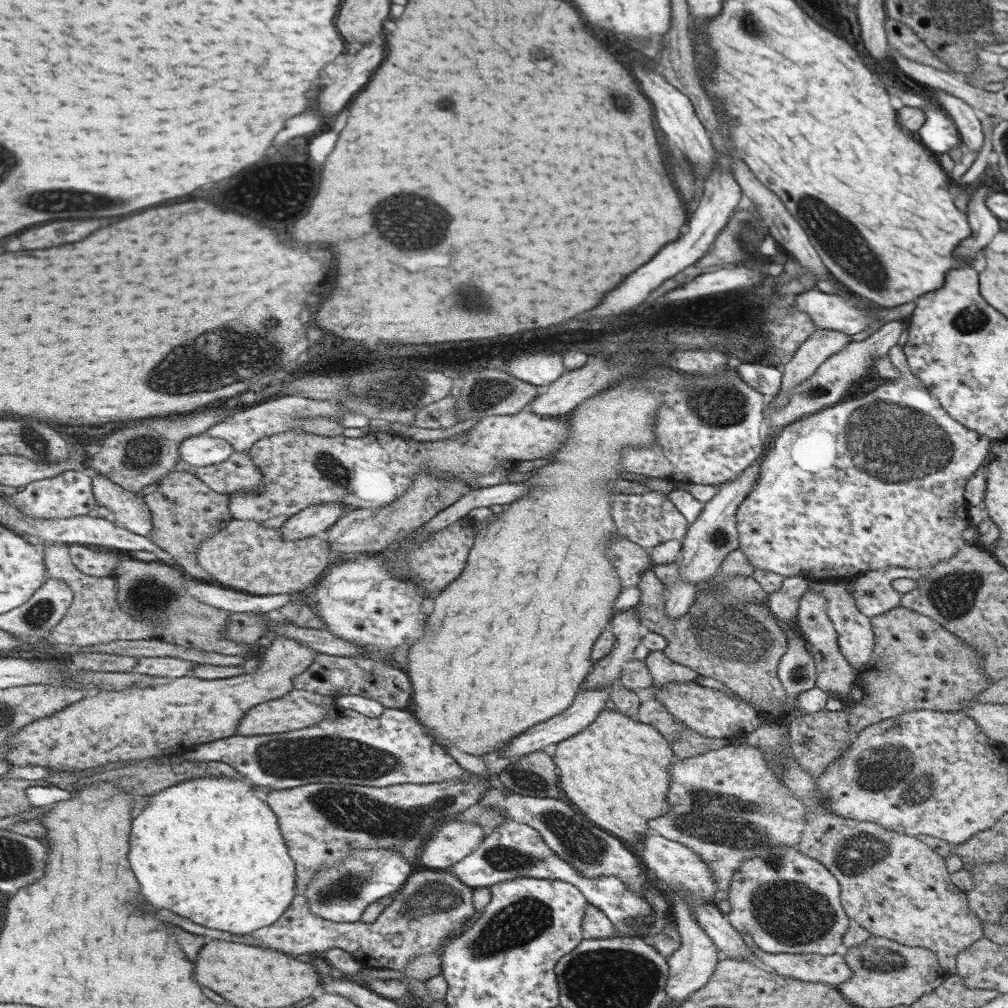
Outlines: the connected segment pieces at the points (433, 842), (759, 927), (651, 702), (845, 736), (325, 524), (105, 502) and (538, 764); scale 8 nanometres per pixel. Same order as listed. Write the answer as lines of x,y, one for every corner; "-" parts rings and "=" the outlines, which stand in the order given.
454,817
443,821
441,828
425,841
421,864
432,870
446,870
478,848
484,830
475,823
=
772,846
764,848
759,856
745,860
734,873
727,890
726,900
731,908
726,919
740,935
747,934
756,948
763,952
830,955
841,950
842,937
851,921
842,909
839,891
836,878
797,846
=
651,696
639,702
639,709
637,709
635,720
657,728
661,734
670,739
674,738
677,733
681,733
681,731
690,730
682,723
675,722
675,720
671,718
671,715
666,712
665,707
657,703
=
822,709
809,715
799,715
787,724
787,728
791,756
797,762
797,766
808,772
812,778
823,773
833,762
841,762
841,758
849,754
849,748
858,737
858,734
849,728
844,710
828,712
=
340,502
316,504
290,517
279,529
285,540
303,540
326,532
348,511
=
86,466
85,472
93,479
100,512
108,514
120,526
135,534
149,538
154,529
154,518
148,502
141,495
123,489
90,466
=
549,750
534,751
511,761
498,772
505,789
521,796
557,798
557,770

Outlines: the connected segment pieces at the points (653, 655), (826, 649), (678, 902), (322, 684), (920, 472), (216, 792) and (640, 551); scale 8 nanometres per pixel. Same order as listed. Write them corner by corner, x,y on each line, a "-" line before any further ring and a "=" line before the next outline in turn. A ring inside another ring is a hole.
662,650
648,651
643,661
652,676
652,688
665,686
667,683
694,681
697,678
697,674
692,674
689,667
669,660
=
807,591
802,594
798,602
796,621
793,623
796,629
806,642
807,649
814,658
816,666
815,686
819,691
825,693
837,692
837,694
847,694
851,691
854,679
857,677
858,670
853,668
846,658
841,654
838,646
838,634
830,621
829,614
826,613
828,600
817,591
=
648,831
645,836
641,836
635,848
646,869
650,870
651,876
655,878
656,885
660,888
665,886
665,890
672,897
668,915
673,918
673,927
680,936
680,946
670,954
668,960
669,978
665,994
668,994
669,1000
673,1002
683,1002
695,990
707,984
708,978
715,970
715,962
718,961
718,958
715,958
715,945
705,936
704,930
701,930
699,923
692,916
692,908
697,903
713,900
713,894
718,891
716,881
708,863
704,862
700,855
672,839
=
317,654
314,664
303,674
298,674
293,684
297,690
317,692
325,696
335,693
336,697
360,695
363,698
375,699
376,702
385,705
386,709
404,709
411,698
409,680
405,672
389,667
385,662
375,658
=
894,345
887,355
891,364
900,372
895,380
888,380
887,384
881,384
879,388
867,392
863,398
857,400
847,400
847,402
838,402
835,406
821,409
819,413
809,415
799,421
792,422
784,426
778,432
778,435
770,442
770,446
764,448
764,453
760,457
759,473
757,473
754,487
747,497
740,502
736,511
736,530
739,532
738,549
743,550
744,555
754,568
762,568
780,574
783,578
791,576
801,576
808,580
848,580
851,577
857,577
859,574
868,572
868,570
879,570
884,566
898,566
899,568
925,568
925,572
929,568
935,566
938,562
950,560
953,552
957,550
955,542
963,542
963,540
951,540
951,536
961,536
961,532
967,526
929,526
929,520
967,520
967,512
965,508
965,500
963,500
963,486
967,486
971,474
977,470
977,466
981,466
981,462
985,460
987,454
987,446
989,440
983,434
977,434
976,431
969,430
964,427
956,419
951,418
949,414
940,406
939,400
931,395
931,392
923,385
923,383
913,375
908,369
907,359
903,354
902,348
-
927,498
951,498
951,506
947,508
955,508
955,510
927,510
-
909,532
913,532
913,536
921,538
927,536
933,540
909,540
=
245,776
242,779
203,777
183,781
177,786
166,788
150,796
148,805
133,820
133,858
129,858
133,862
133,870
137,870
137,876
141,882
141,894
145,894
145,898
159,908
169,908
169,910
173,910
173,912
177,912
197,924
203,924
207,928
233,932
233,934
253,934
255,930
279,921
279,918
288,912
296,898
297,882
295,880
297,880
297,874
295,874
295,870
297,868
295,868
295,860
290,853
284,832
279,826
279,818
265,801
264,793
265,791
261,787
255,786
=
617,540
617,546
613,546
613,558
617,558
617,574
621,574
623,584
621,588
637,586
642,574
653,565
649,550
629,540

